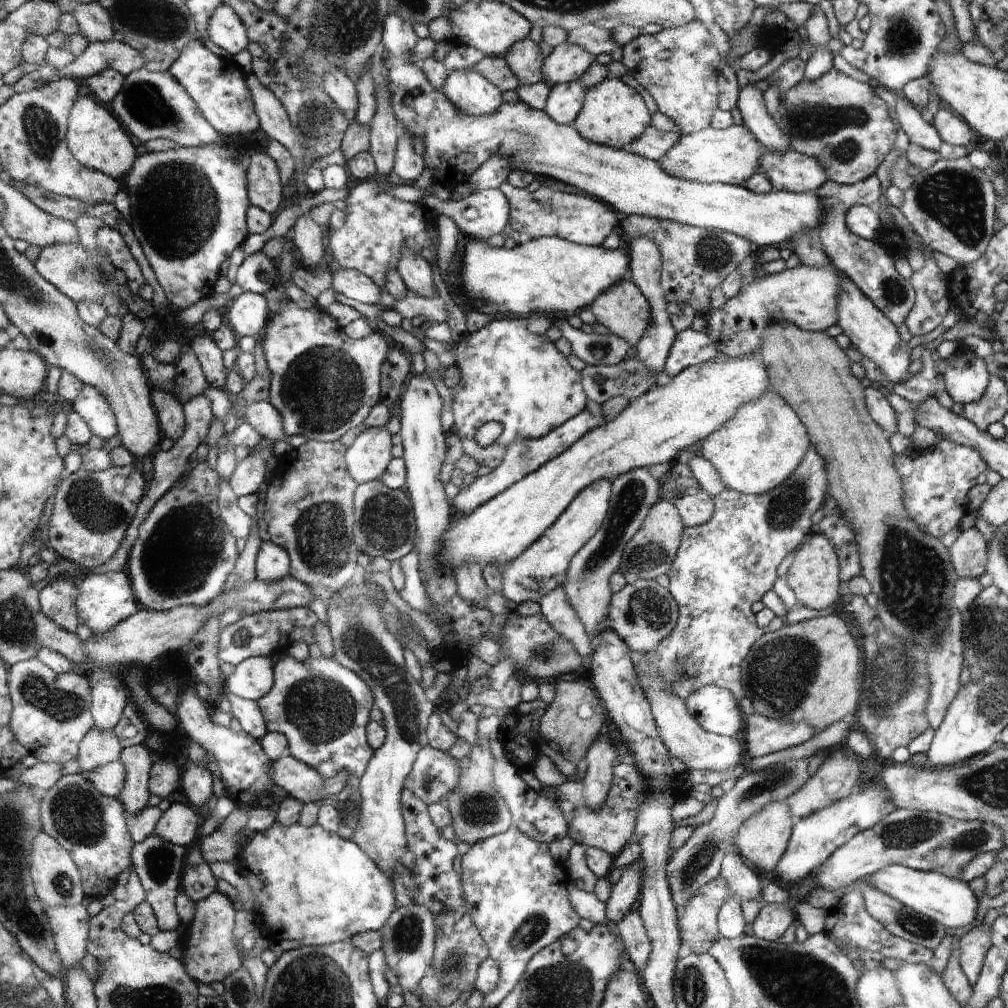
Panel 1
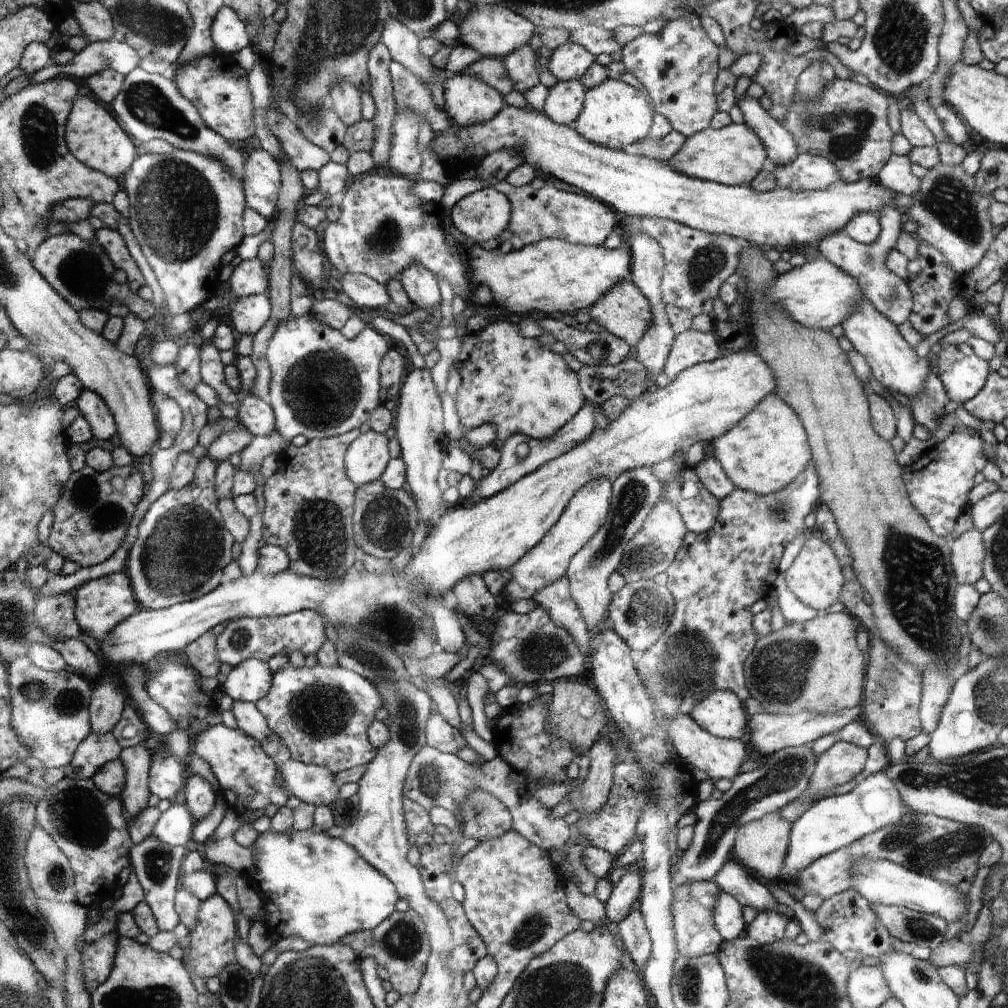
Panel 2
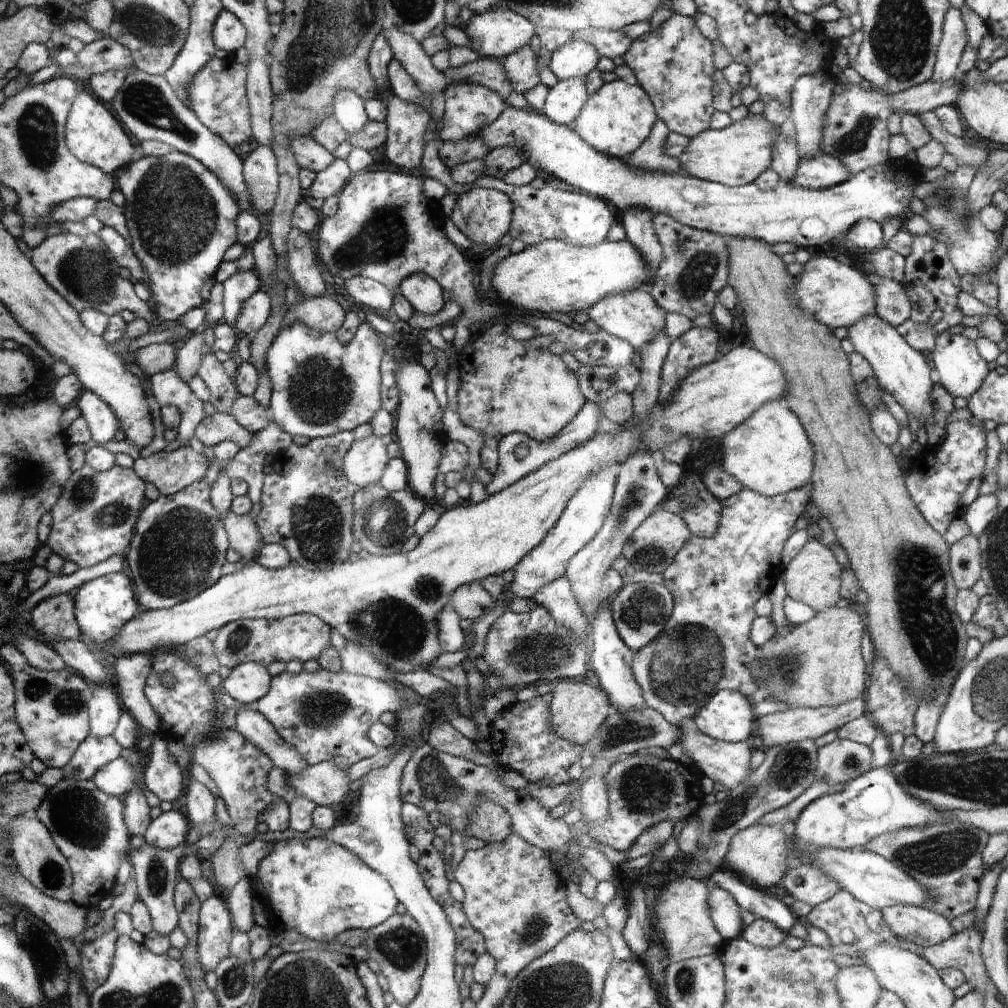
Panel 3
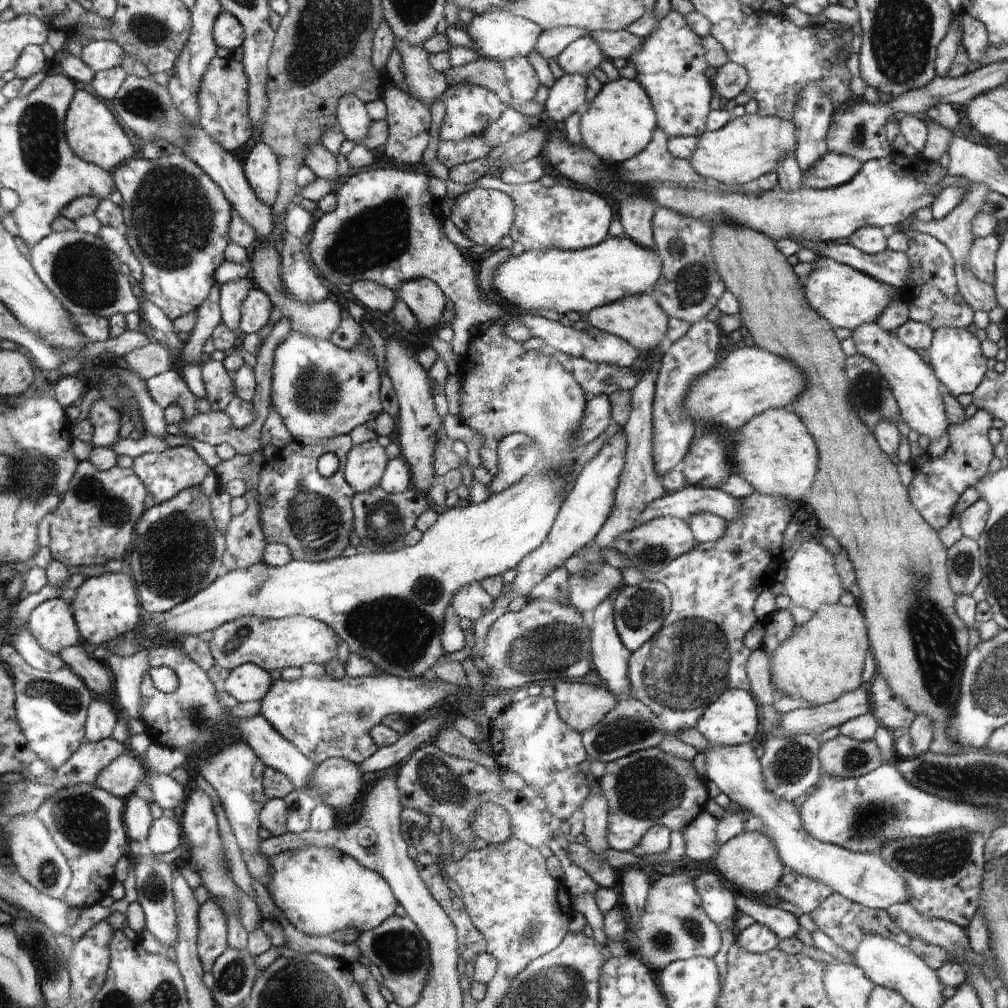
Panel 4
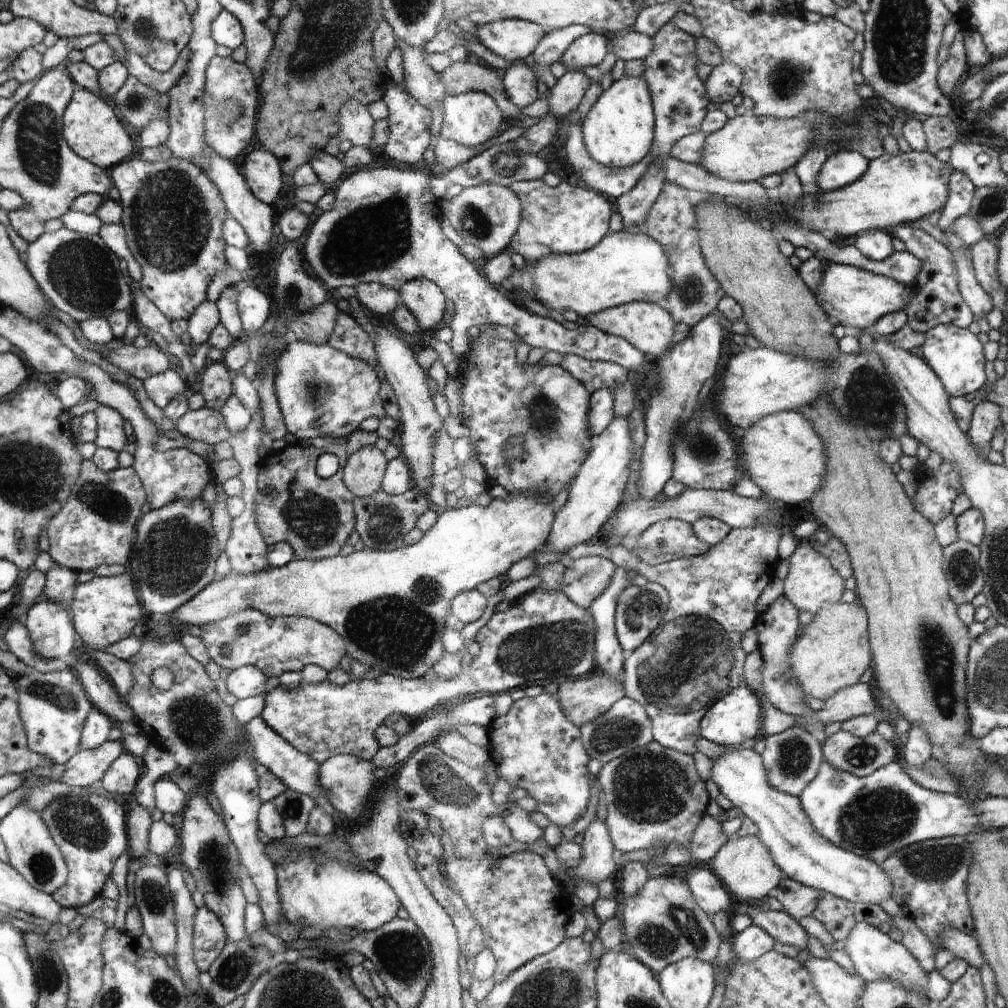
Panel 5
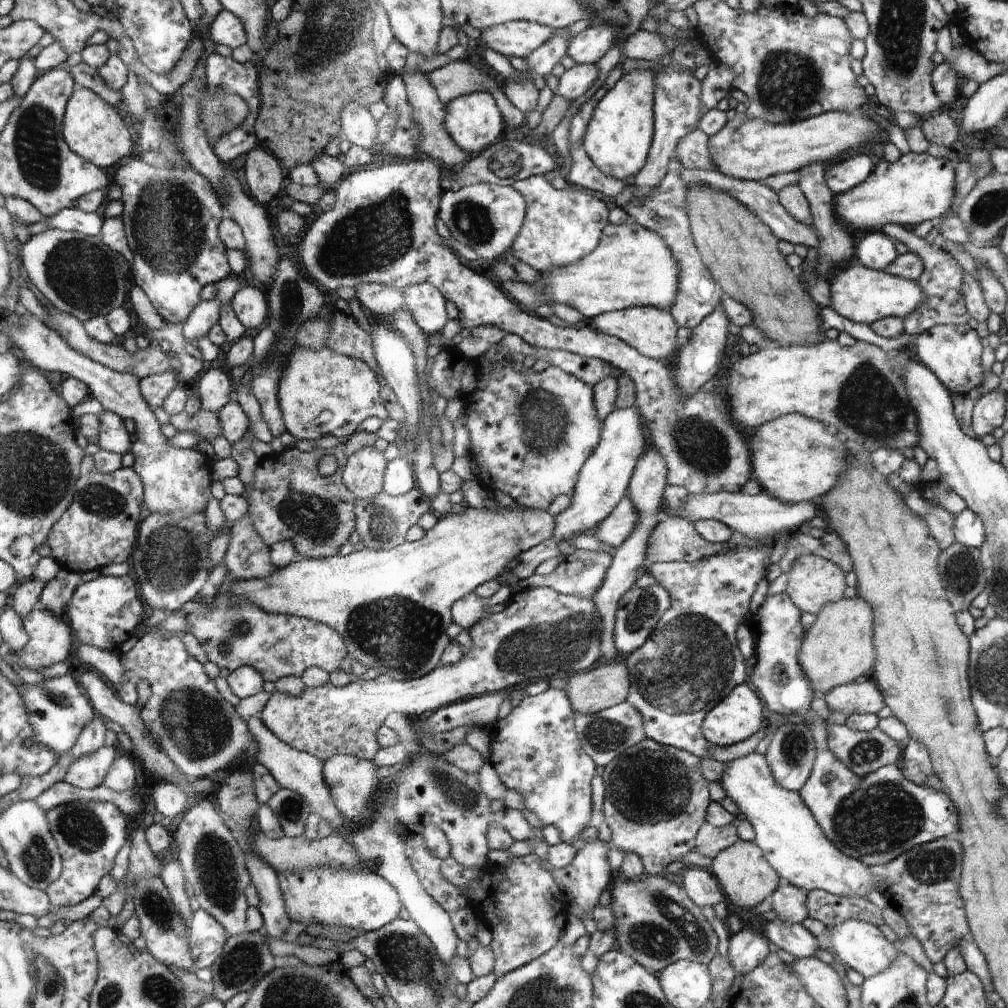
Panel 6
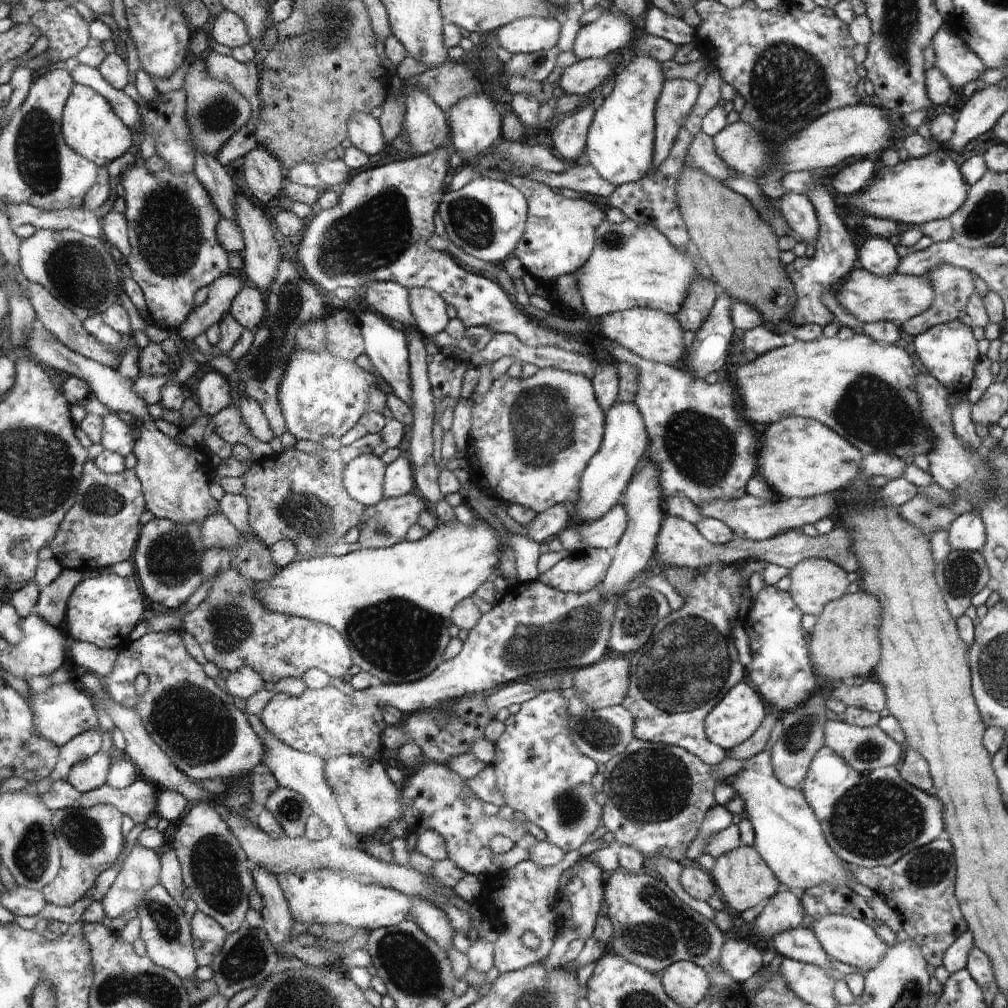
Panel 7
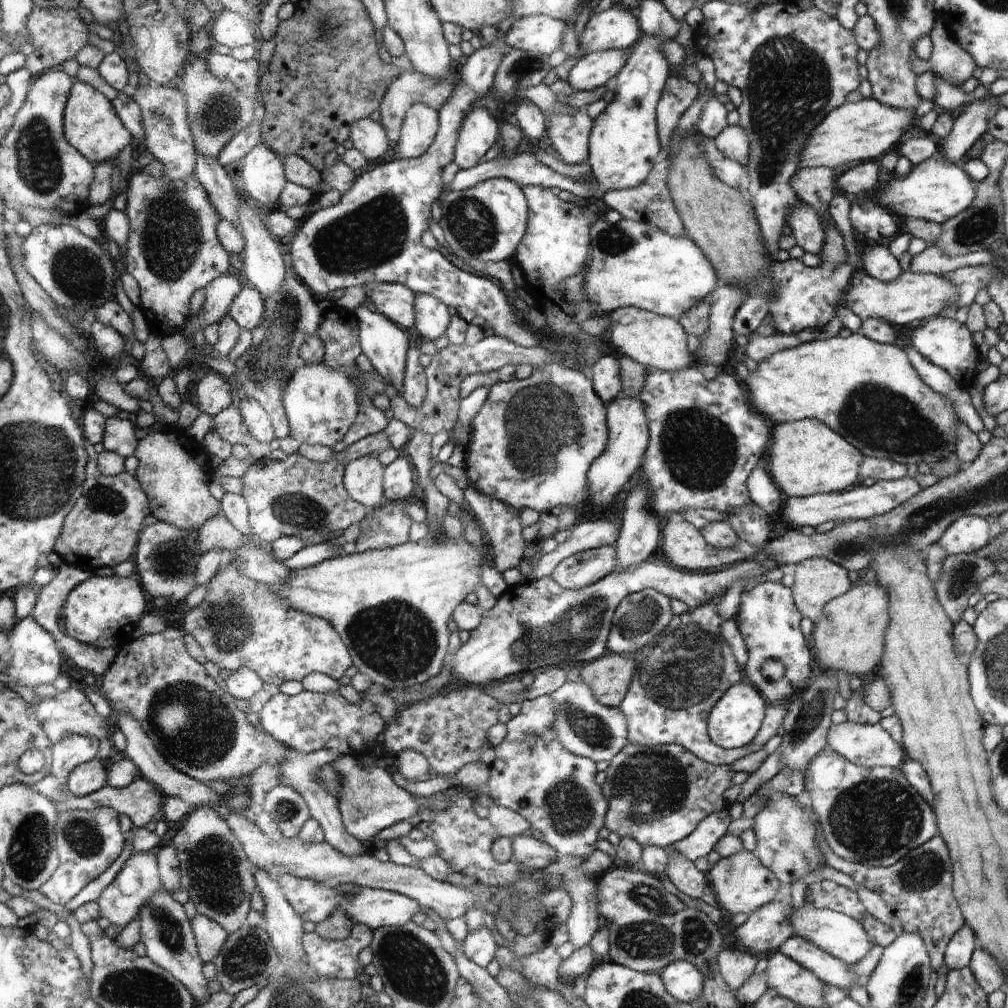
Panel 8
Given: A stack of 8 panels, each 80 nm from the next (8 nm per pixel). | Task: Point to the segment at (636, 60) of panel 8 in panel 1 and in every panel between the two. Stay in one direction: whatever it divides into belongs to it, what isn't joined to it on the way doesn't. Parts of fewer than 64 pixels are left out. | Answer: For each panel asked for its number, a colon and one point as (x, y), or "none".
1: (613, 114)
2: (615, 115)
3: (617, 119)
4: (619, 123)
5: (617, 132)
6: (618, 138)
7: (619, 146)

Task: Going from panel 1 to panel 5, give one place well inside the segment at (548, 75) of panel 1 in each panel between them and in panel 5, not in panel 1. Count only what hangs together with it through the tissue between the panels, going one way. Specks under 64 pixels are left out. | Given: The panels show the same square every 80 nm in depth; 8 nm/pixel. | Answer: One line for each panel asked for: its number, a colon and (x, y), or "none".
2: (569, 61)
3: (576, 58)
4: (584, 55)
5: (589, 49)

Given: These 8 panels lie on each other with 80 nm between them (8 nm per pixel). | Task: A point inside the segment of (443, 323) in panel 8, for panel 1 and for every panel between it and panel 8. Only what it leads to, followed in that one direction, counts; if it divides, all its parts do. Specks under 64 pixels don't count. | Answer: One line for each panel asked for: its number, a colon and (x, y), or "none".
1: (415, 270)
2: (421, 285)
3: (425, 295)
4: (427, 301)
5: (425, 300)
6: (426, 303)
7: (429, 309)

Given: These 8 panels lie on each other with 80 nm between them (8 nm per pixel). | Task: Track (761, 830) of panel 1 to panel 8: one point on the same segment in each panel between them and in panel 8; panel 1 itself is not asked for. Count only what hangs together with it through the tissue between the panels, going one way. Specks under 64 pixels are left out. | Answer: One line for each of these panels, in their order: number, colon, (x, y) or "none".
2: (761, 845)
3: (761, 851)
4: (750, 861)
5: (745, 864)
6: (744, 873)
7: (743, 878)
8: (741, 883)

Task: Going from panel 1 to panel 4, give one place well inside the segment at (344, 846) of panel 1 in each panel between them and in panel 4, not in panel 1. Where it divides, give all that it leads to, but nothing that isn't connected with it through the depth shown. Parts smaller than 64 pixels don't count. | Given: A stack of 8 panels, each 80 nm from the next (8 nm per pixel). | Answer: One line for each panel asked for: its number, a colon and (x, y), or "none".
2: (319, 888)
3: (316, 887)
4: (320, 890)

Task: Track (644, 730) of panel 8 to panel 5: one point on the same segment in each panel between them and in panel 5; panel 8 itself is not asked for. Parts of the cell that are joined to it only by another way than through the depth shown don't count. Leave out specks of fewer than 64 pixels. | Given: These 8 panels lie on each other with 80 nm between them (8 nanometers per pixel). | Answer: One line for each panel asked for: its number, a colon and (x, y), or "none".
5: (695, 658)
6: (693, 660)
7: (691, 662)

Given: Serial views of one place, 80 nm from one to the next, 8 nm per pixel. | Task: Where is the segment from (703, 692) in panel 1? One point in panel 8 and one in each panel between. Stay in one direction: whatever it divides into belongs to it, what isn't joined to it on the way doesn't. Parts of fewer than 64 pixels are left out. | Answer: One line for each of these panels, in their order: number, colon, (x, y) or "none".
2: (720, 712)
3: (727, 717)
4: (732, 720)
5: (735, 719)
6: (739, 716)
7: (735, 718)
8: (736, 718)

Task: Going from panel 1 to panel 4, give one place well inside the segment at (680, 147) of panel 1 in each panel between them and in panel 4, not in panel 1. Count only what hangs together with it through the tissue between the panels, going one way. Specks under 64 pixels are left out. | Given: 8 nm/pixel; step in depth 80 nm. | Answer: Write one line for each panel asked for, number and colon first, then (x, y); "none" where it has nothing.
2: (733, 155)
3: (739, 154)
4: (751, 146)

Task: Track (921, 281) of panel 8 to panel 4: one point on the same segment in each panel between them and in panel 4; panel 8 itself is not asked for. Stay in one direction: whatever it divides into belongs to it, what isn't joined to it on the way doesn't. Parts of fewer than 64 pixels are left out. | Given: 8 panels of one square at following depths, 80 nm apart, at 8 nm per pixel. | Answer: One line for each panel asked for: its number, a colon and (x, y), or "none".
4: (847, 298)
5: (855, 298)
6: (864, 295)
7: (869, 297)

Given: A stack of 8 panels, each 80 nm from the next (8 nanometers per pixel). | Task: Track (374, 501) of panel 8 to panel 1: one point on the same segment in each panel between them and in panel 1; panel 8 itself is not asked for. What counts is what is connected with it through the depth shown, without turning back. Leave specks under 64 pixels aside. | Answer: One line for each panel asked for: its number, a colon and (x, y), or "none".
1: (369, 456)
2: (366, 458)
3: (363, 465)
4: (365, 463)
5: (363, 472)
6: (362, 473)
7: (362, 476)

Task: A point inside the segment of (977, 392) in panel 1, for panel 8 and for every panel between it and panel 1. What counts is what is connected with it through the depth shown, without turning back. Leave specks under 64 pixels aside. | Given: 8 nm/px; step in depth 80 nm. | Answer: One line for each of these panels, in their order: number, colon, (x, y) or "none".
2: (963, 373)
3: (960, 370)
4: (955, 355)
5: (956, 354)
6: (952, 352)
7: (949, 351)
8: (948, 344)

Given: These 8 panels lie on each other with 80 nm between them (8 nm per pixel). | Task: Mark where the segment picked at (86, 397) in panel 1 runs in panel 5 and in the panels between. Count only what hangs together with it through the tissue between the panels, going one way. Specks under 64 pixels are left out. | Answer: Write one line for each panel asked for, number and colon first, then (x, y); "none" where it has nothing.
2: (92, 407)
3: (101, 420)
4: (105, 418)
5: (109, 434)

